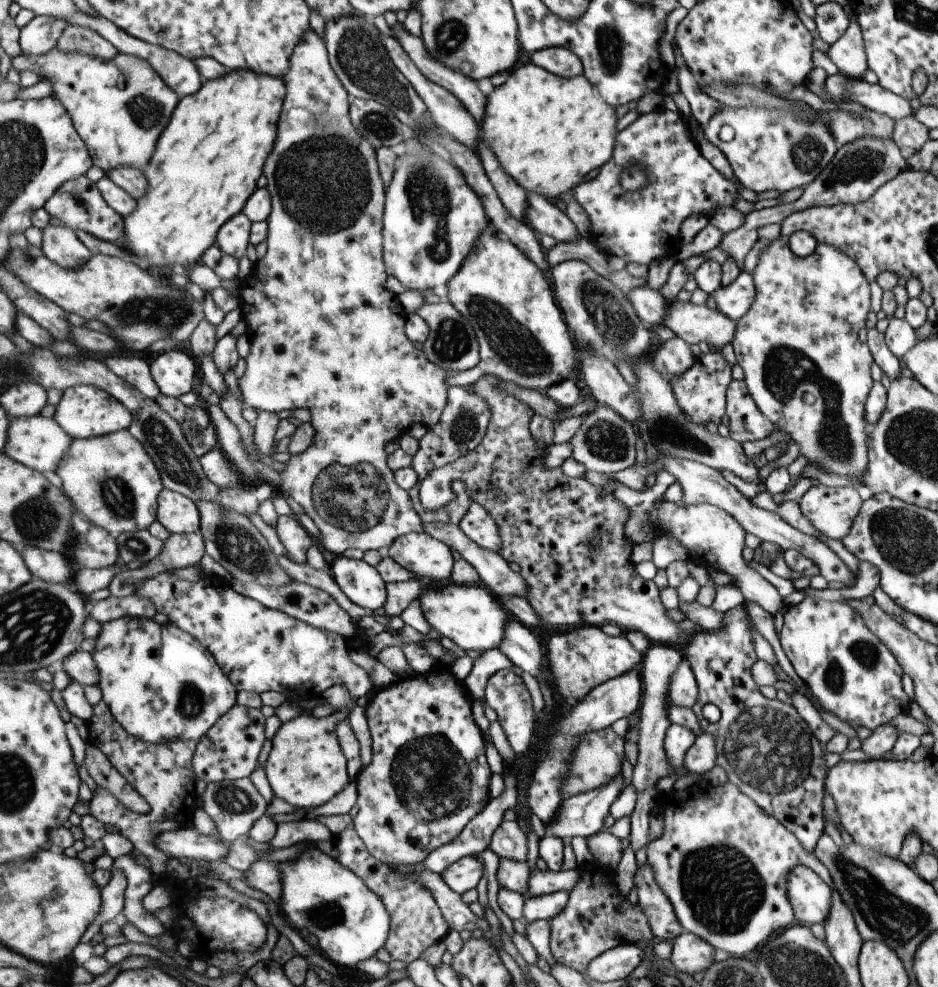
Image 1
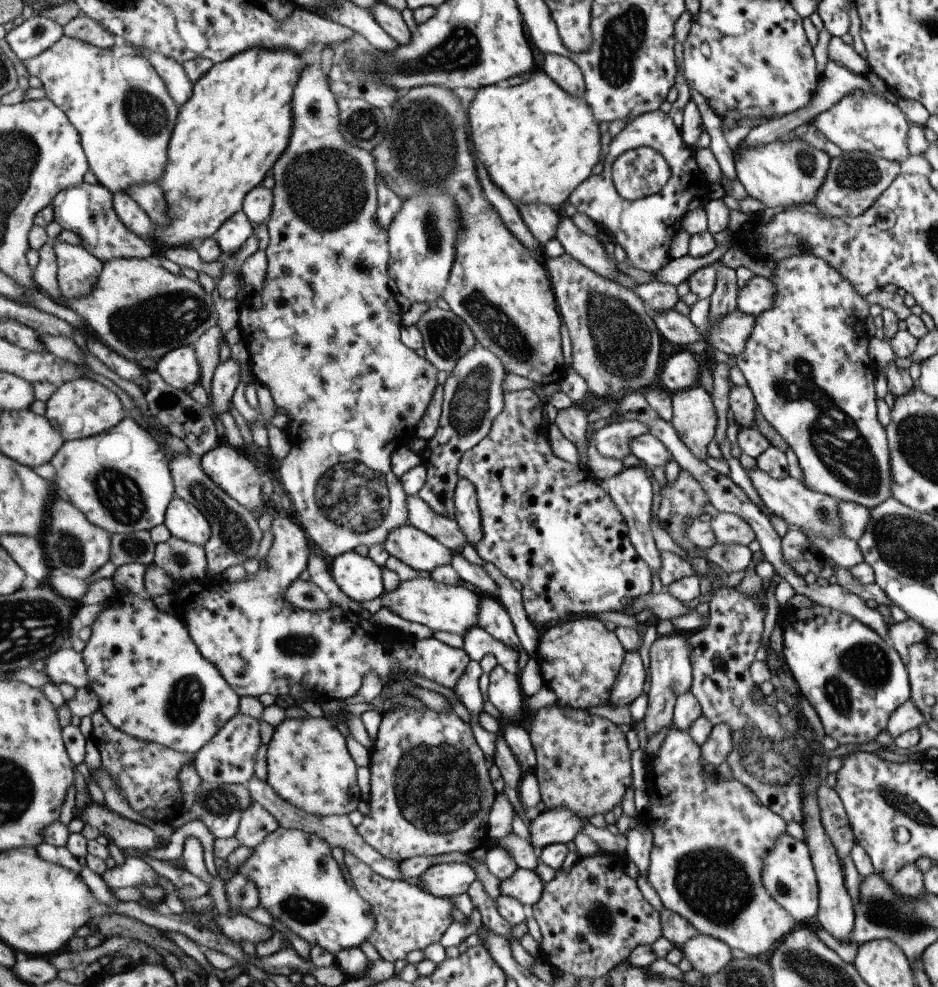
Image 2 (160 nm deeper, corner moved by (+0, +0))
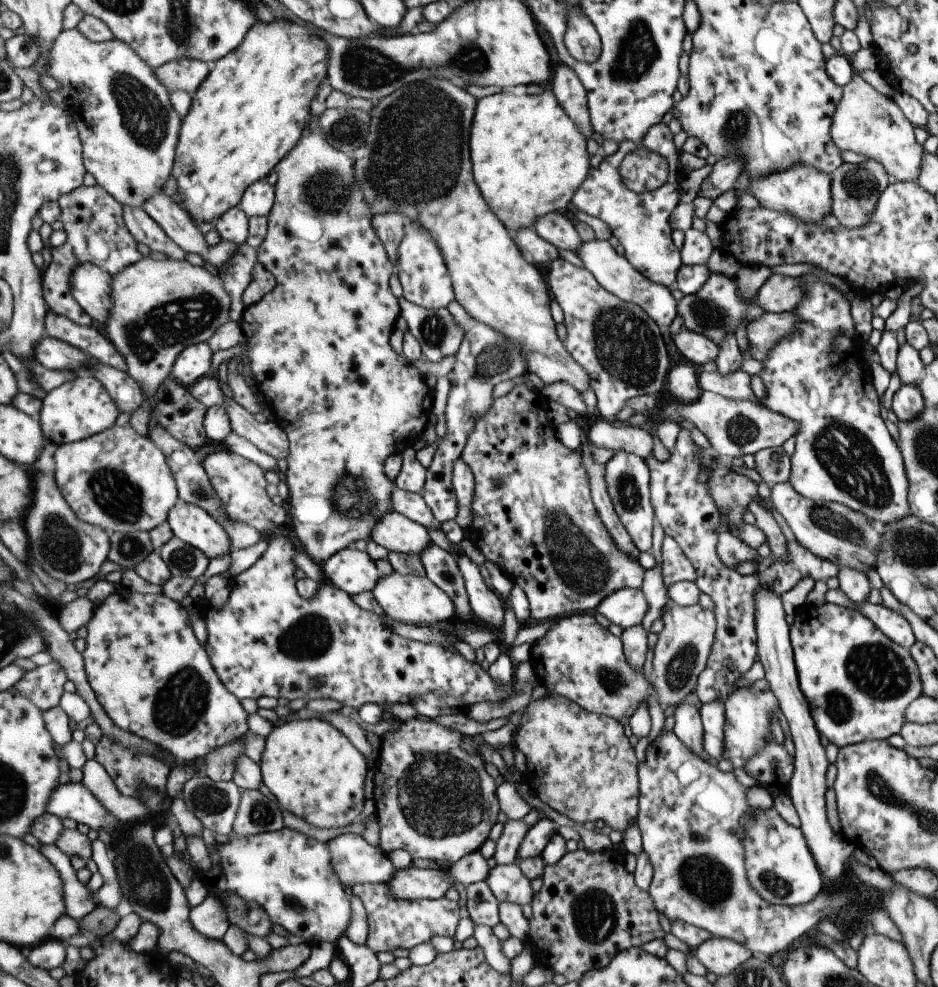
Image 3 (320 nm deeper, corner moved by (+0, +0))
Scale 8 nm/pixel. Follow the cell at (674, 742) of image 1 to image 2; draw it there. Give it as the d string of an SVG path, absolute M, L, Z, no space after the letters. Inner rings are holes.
M669 727L666 738L663 740L657 754L652 756L648 762L649 785L648 785L648 811L646 813L645 825L651 831L652 845L649 853L649 864L646 870L646 880L659 896L662 906L666 910L675 912L684 918L699 934L707 935L721 942L724 942L730 949L742 950L751 957L759 956L773 949L775 944L781 942L785 936L793 931L796 920L779 906L763 888L760 881L762 860L771 845L783 831L787 831L787 824L778 814L775 814L769 807L763 806L750 788L742 785L736 778L718 777L715 773L703 771L703 766L699 763L700 746L697 746L692 738L683 731L678 731Z

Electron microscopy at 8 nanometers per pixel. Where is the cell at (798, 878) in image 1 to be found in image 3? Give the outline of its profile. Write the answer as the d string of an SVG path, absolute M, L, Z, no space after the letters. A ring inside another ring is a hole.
M773 807L755 809L742 833L746 879L763 900L772 905L800 905L815 898L825 886L800 828L787 824Z

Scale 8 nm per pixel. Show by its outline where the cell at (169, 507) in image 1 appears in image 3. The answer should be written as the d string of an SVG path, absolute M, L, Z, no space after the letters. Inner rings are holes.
M179 501L170 512L168 521L175 537L201 549L209 558L227 556L232 552L227 529L199 505Z

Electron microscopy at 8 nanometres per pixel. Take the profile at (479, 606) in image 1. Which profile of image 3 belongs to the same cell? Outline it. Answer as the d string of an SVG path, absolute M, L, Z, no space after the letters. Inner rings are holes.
M399 571L380 578L378 586L372 590L374 598L383 608L385 615L397 623L410 625L429 626L447 623L457 614L456 604L438 584L428 576L404 575Z

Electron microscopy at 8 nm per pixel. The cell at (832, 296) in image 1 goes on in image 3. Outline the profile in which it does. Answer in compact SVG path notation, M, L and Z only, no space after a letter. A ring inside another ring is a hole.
M799 276L799 280L802 282L804 295L802 301L796 306L796 309L792 311L798 318L798 326L788 337L784 337L783 340L780 340L767 353L767 358L761 362L763 369L758 375L765 386L766 392L766 398L765 400L762 400L761 403L763 403L770 411L779 413L780 415L791 419L793 422L796 422L796 433L794 434L795 445L794 451L790 456L790 473L786 482L789 483L790 487L804 499L823 501L824 503L834 502L842 504L843 506L849 507L852 511L864 514L870 522L877 526L894 523L895 521L902 519L905 515L911 515L907 502L908 480L897 442L892 439L892 436L886 429L884 420L882 420L879 415L880 400L871 386L869 366L866 366L865 360L863 360L863 344L867 343L867 338L865 338L865 336L864 338L861 338L862 336L857 336L857 334L855 334L853 320L849 313L850 302L845 299L843 294L831 286L828 286L828 284L824 284L815 276Z

